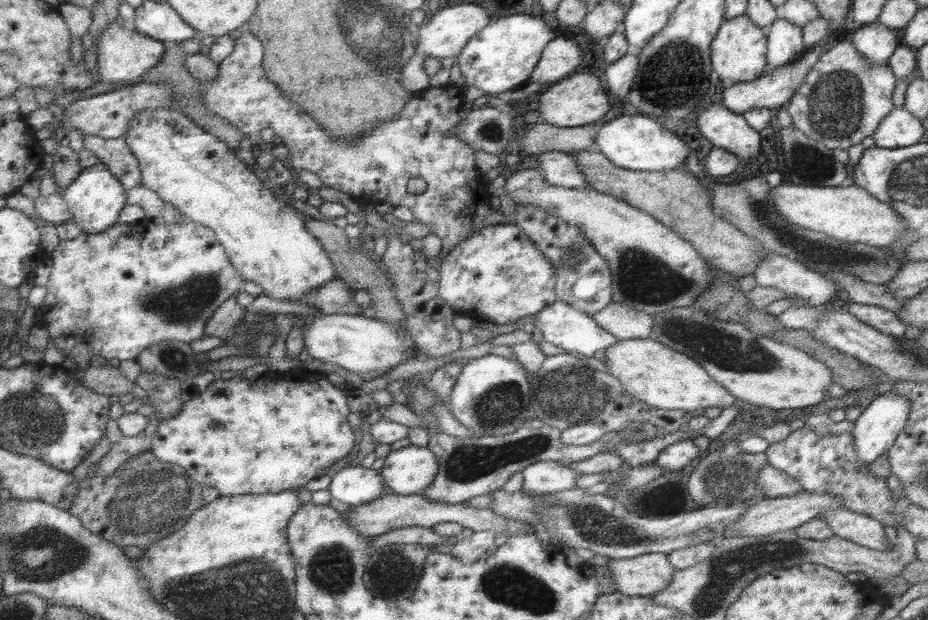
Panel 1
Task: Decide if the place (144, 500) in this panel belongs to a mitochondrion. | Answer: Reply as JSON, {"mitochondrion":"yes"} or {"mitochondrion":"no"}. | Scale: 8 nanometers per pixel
{"mitochondrion":"yes"}

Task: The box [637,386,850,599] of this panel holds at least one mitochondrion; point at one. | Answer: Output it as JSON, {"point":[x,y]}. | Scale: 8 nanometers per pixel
{"point":[725,476]}

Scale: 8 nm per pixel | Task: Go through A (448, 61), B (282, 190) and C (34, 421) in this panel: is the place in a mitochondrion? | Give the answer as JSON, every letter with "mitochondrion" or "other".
{"A":"other","B":"other","C":"mitochondrion"}

